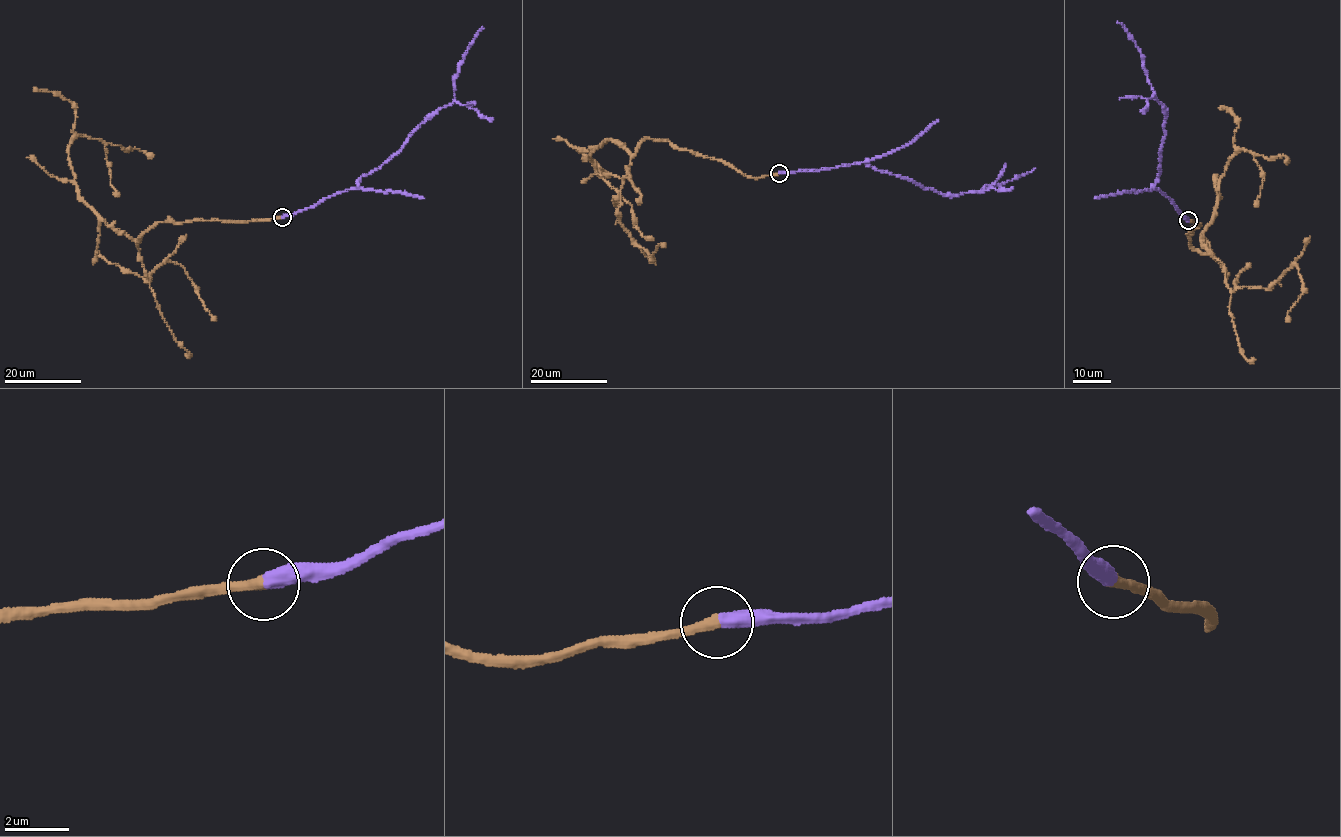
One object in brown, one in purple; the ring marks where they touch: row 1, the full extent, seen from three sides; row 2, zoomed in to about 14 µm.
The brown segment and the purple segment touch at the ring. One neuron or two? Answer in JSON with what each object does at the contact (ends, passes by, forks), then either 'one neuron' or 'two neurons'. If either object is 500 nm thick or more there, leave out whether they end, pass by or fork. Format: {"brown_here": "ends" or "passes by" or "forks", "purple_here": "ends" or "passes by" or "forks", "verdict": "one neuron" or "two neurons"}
{"verdict": "one neuron"}

